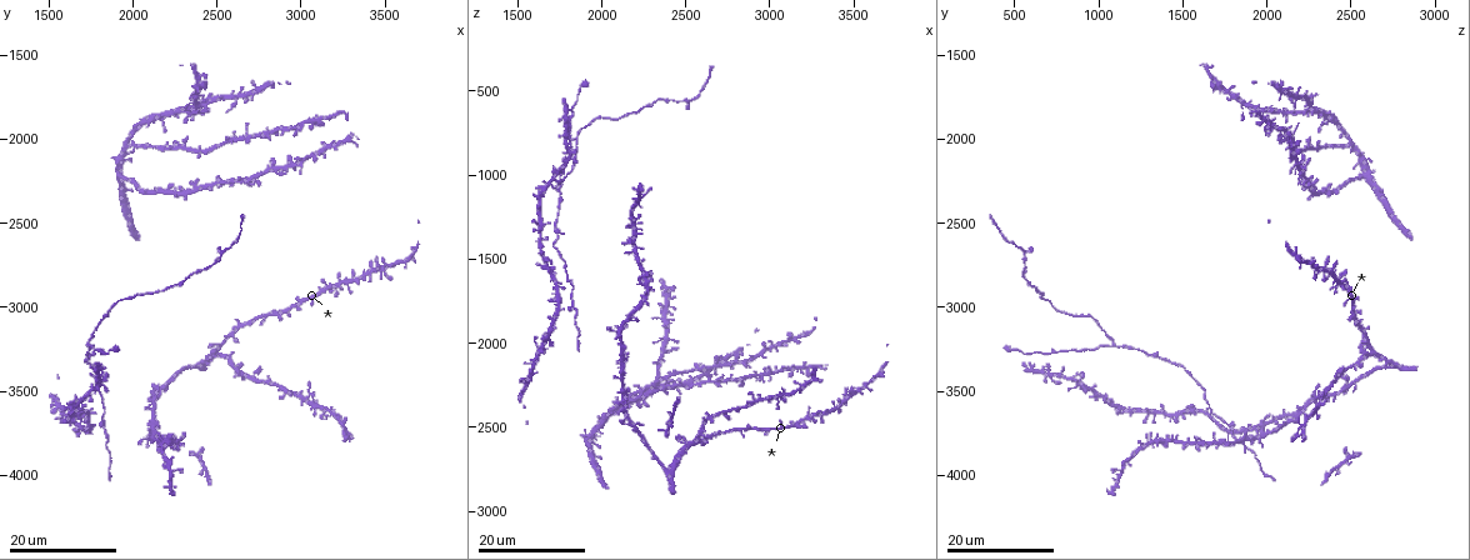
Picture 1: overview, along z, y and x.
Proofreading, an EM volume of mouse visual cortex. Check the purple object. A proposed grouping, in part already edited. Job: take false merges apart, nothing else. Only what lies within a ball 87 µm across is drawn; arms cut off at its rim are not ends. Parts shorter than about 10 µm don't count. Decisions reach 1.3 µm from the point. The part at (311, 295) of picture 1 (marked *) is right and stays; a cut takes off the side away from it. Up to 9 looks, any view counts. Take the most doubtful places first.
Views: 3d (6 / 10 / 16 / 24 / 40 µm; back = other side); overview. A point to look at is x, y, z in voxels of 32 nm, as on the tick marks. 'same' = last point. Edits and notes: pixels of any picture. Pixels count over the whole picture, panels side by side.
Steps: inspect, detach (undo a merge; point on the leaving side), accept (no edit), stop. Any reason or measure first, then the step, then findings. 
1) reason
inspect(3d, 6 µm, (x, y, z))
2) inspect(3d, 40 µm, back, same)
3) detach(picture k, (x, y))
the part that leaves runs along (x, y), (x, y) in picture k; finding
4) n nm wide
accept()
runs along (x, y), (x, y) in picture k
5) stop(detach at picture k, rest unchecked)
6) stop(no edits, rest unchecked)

small branch off a trunk
inspect(3d, 16 µm, (1740, 3220, 1100))

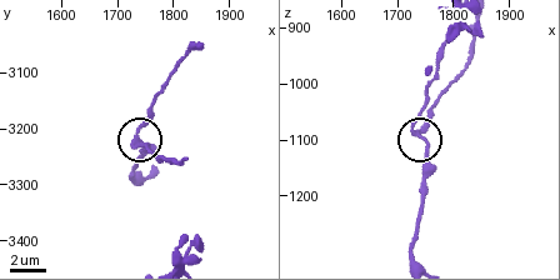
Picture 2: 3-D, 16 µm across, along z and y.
closer look
inspect(3d, 6 µm, (1730, 3225, 1085))

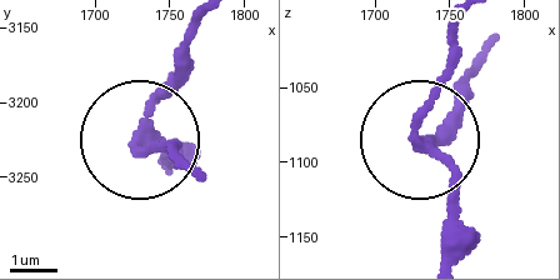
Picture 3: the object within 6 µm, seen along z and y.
accept()
runs along (453, 254), (453, 183), (416, 123), (449, 64), (453, 20) in picture 3; all the same cell

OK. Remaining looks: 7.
side arm on a straight run
inspect(3d, 16 µm, (1820, 3700, 1780))

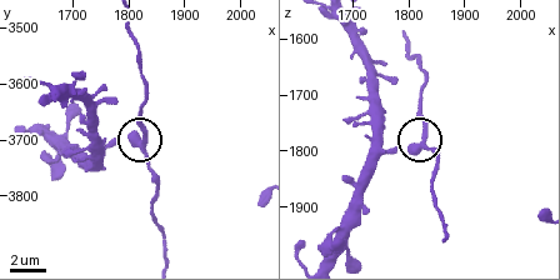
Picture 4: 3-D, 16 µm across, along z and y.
closer look
inspect(3d, 10 µm, (1825, 3705, 1780))

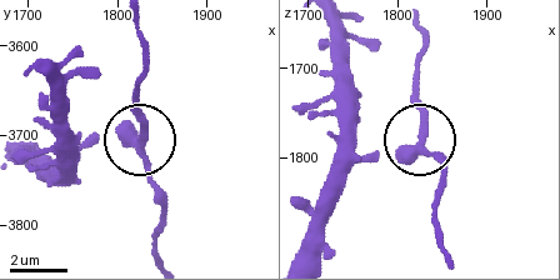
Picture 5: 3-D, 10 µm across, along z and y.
320 nm wide
accept()
continuous, no second cell

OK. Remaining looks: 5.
calibre changes
inspect(3d, 16 µm, (1740, 3300, 1360))

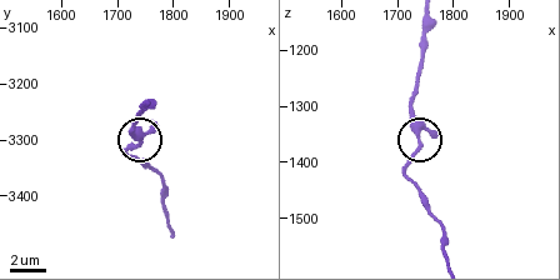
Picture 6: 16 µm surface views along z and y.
inspect(3d, 6 µm, (1745, 3305, 1365))

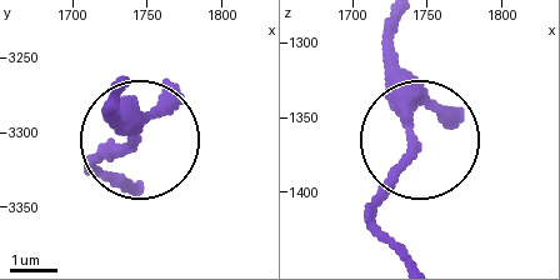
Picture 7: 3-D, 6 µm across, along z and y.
accept()
runs along (138, 193), (90, 165), (130, 141), (114, 118) in picture 7; one cell here

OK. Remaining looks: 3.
thin arm on a thick one
inspect(3d, 16 µm, (2520, 2680, 560))

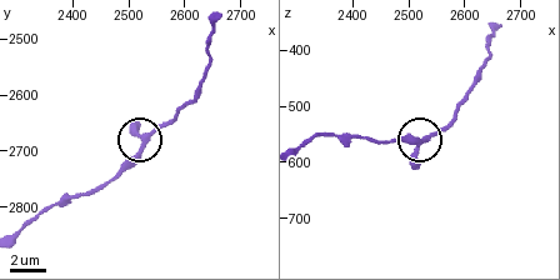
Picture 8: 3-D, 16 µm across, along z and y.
inspect(3d, 6 µm, (2530, 2685, 560))

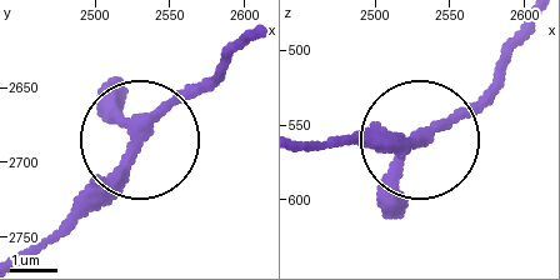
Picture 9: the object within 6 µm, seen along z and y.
accept()
runs along (29, 254), (240, 44) in picture 9; one cell here

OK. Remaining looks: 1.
stop(no edits, rest unchecked)

